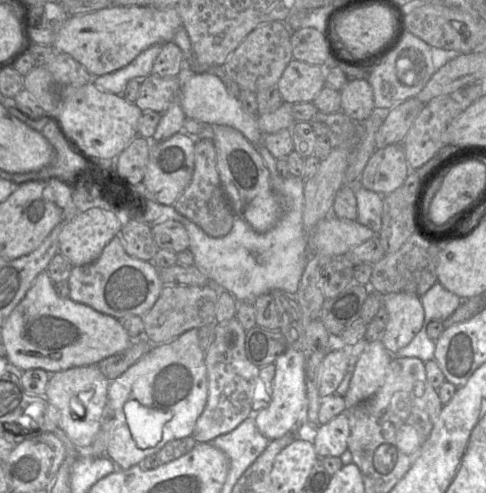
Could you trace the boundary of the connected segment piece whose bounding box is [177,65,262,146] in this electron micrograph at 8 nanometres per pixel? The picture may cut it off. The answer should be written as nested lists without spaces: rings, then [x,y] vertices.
[[[184,65],[178,77],[179,104],[188,119],[193,119],[205,125],[227,125],[239,131],[251,144],[262,144],[262,133],[257,126],[256,116],[248,114],[238,99],[232,96],[222,80],[214,73],[195,73]]]

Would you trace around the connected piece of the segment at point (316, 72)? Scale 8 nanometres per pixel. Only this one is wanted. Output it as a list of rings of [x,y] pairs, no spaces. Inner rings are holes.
[[[292,59],[283,71],[277,88],[287,104],[312,102],[325,86],[326,69]]]

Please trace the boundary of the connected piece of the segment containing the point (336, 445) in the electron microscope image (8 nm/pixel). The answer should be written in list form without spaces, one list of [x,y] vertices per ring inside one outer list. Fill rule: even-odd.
[[[346,413],[317,426],[310,437],[319,458],[341,456],[348,449],[349,421]]]

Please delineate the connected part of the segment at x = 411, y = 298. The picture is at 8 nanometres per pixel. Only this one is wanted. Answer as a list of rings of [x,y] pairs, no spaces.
[[[405,292],[388,293],[382,295],[382,304],[388,312],[388,322],[381,341],[391,354],[396,354],[413,340],[423,325],[421,296]]]

